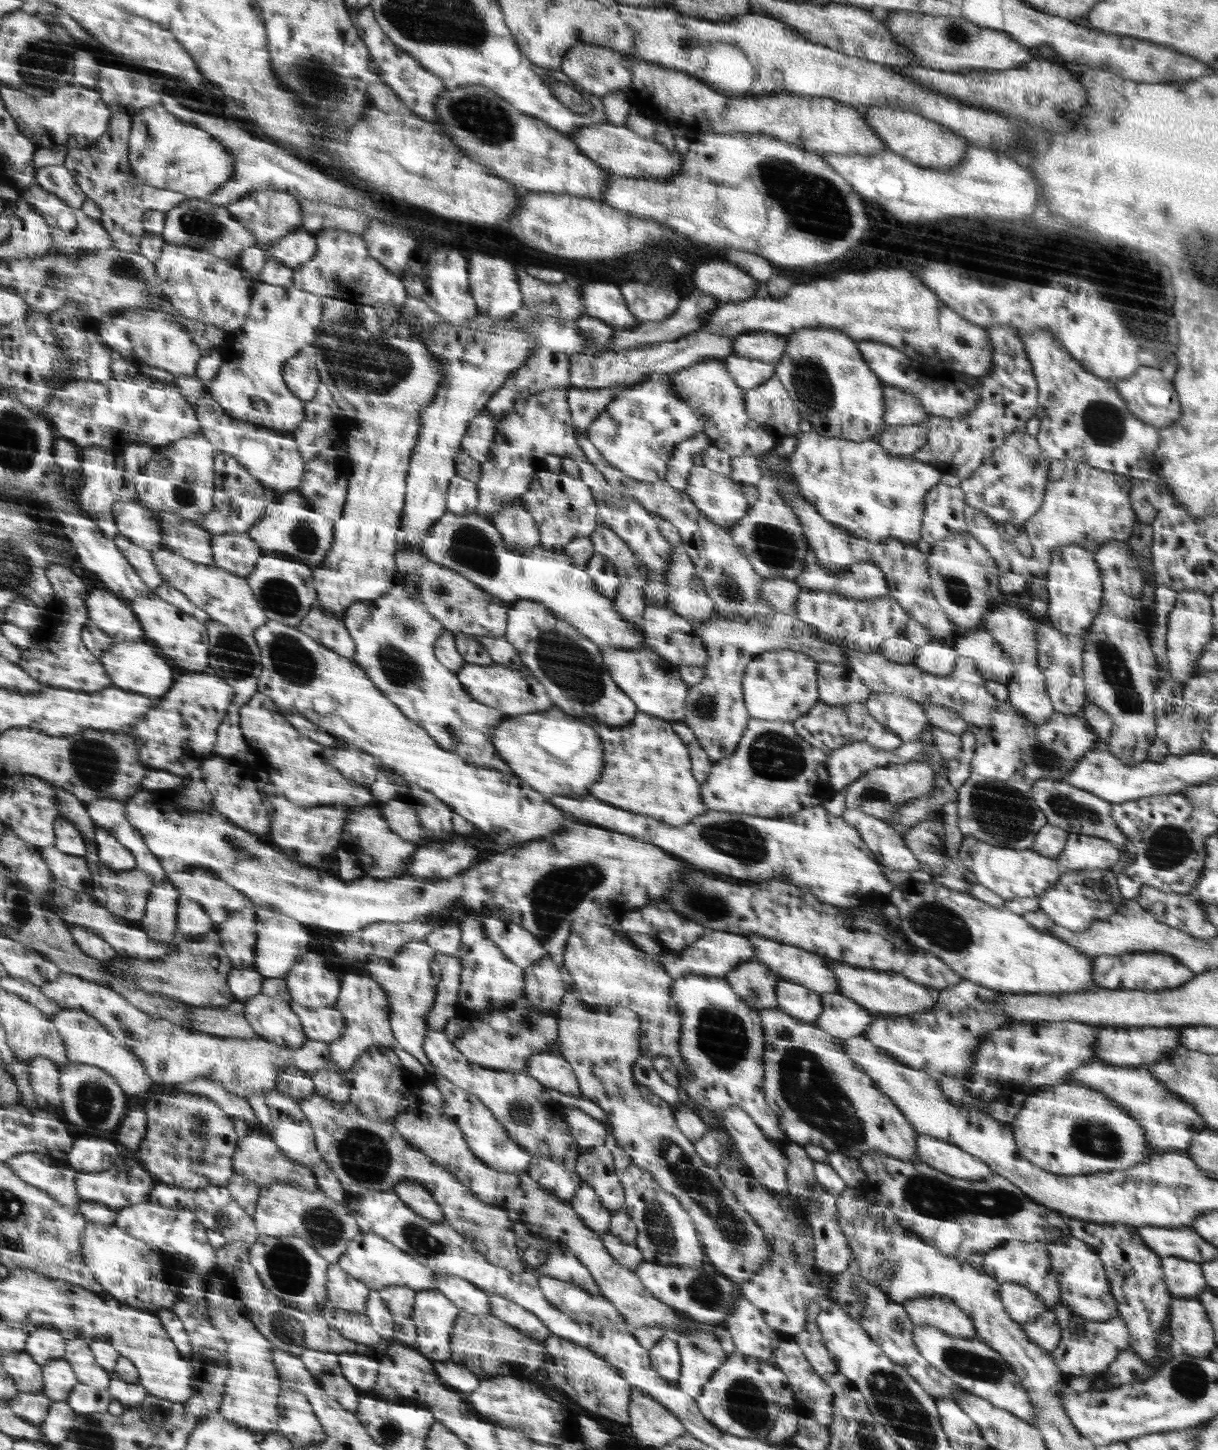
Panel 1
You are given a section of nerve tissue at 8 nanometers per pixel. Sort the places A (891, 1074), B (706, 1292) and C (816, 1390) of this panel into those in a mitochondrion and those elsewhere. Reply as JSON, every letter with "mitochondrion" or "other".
{"A":"other","B":"mitochondrion","C":"other"}

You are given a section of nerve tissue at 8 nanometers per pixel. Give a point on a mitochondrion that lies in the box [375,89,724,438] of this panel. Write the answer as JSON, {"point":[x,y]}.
{"point":[488,120]}

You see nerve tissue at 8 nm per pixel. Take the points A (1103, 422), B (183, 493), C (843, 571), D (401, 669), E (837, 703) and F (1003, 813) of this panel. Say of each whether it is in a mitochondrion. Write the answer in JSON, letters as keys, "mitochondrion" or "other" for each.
{"A":"mitochondrion","B":"mitochondrion","C":"other","D":"mitochondrion","E":"other","F":"mitochondrion"}

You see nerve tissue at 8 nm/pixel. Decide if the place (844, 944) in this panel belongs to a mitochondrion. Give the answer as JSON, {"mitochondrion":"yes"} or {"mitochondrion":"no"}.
{"mitochondrion":"no"}

